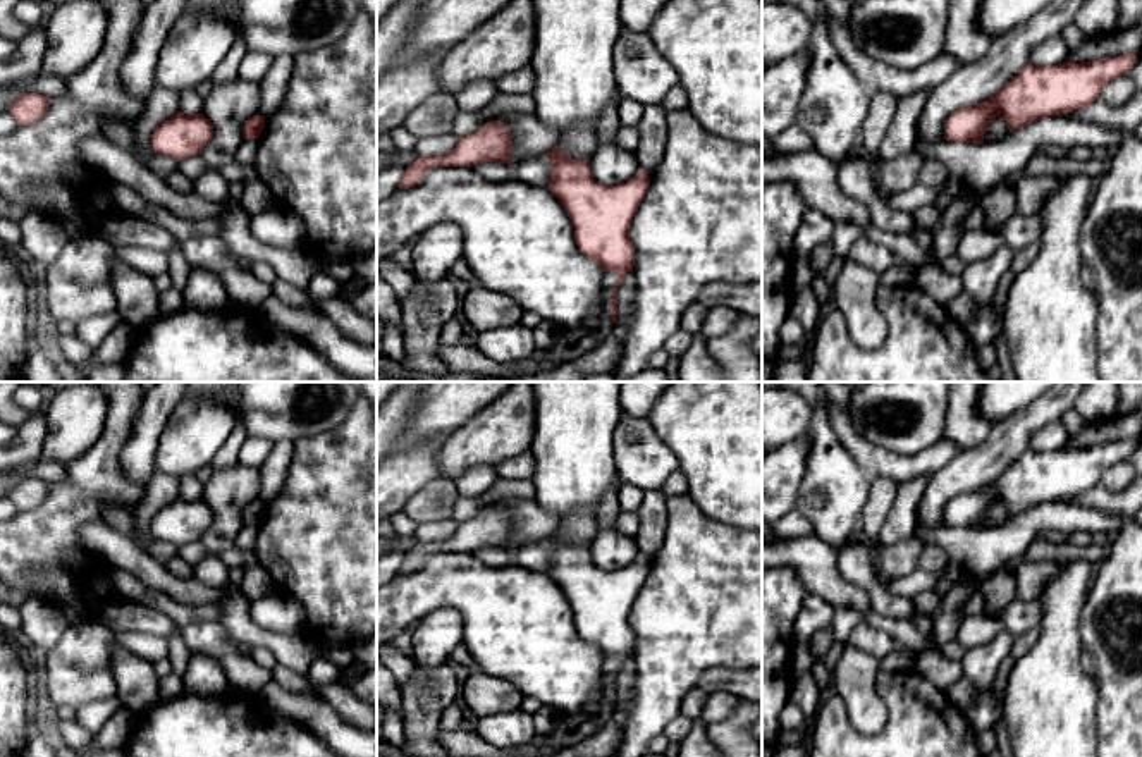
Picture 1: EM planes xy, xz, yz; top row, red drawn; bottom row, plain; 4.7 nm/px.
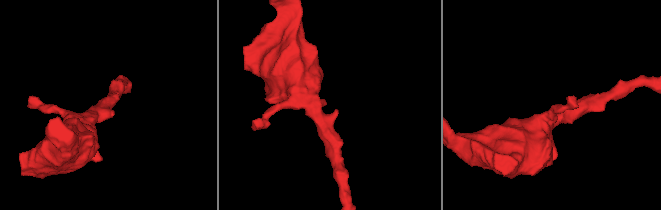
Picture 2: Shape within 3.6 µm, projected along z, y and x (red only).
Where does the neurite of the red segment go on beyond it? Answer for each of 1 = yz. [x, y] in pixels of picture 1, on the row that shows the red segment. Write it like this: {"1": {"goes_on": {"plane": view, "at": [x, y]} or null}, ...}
{"1": {"goes_on": null}}

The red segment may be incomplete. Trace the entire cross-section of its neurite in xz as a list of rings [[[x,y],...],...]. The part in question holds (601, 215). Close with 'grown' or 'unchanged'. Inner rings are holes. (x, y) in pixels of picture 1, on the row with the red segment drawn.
[[[561,146],[543,155],[552,163],[547,189],[559,200],[574,227],[580,251],[595,260],[602,272],[612,270],[617,284],[611,296],[612,322],[617,322],[617,289],[635,267],[635,246],[629,227],[643,201],[650,175],[645,170],[617,186],[599,184],[590,172],[590,160],[573,160]]] | unchanged

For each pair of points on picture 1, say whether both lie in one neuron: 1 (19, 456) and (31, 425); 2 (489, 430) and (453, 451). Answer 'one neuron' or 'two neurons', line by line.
1: one neuron
2: one neuron

